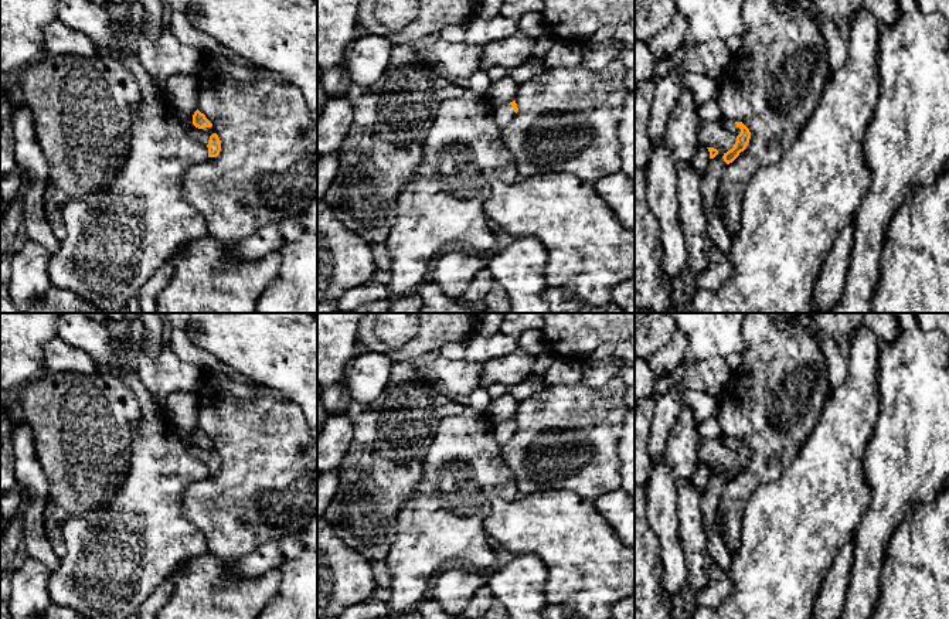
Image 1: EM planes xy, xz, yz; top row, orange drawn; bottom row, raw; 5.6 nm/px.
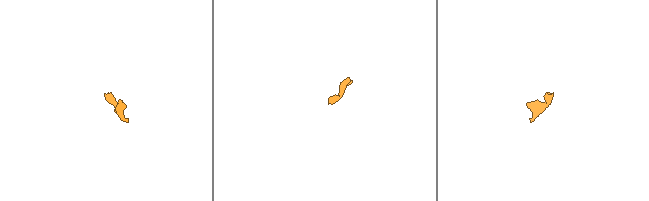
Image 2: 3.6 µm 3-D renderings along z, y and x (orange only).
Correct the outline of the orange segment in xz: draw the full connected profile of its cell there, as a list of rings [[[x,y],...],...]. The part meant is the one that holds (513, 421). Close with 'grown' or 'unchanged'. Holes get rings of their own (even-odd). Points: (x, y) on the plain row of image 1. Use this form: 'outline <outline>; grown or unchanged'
outline [[[516,418],[510,419],[508,422],[501,422],[494,426],[494,439],[496,442],[503,446],[518,429]]]; grown

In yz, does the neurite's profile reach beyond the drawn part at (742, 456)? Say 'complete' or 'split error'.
split error

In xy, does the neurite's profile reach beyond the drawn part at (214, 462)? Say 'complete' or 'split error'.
split error

